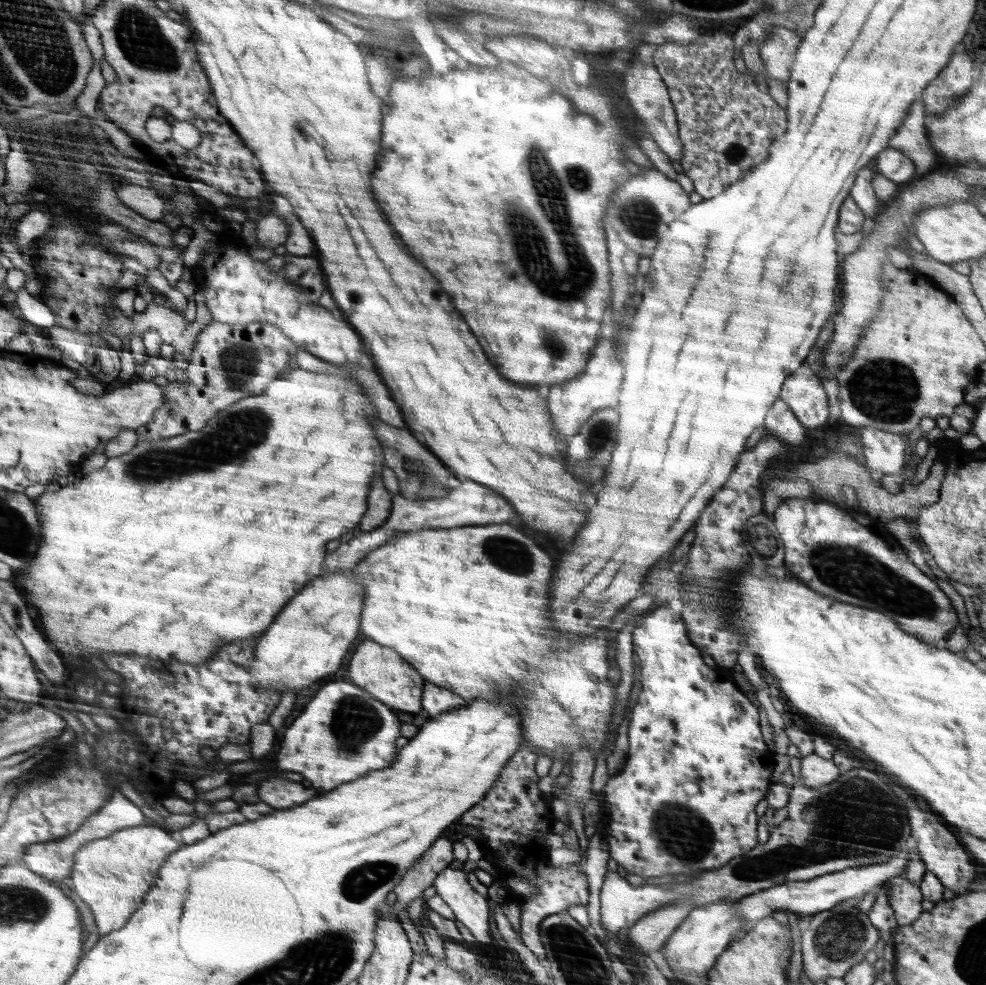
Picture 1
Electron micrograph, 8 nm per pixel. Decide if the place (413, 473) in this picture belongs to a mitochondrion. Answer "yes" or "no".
yes

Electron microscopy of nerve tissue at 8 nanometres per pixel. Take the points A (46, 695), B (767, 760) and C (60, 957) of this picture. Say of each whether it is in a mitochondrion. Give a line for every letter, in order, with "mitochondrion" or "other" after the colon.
A: other
B: other
C: other

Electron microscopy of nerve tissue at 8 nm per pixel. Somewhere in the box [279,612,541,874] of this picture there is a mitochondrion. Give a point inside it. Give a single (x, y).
(354, 721)

